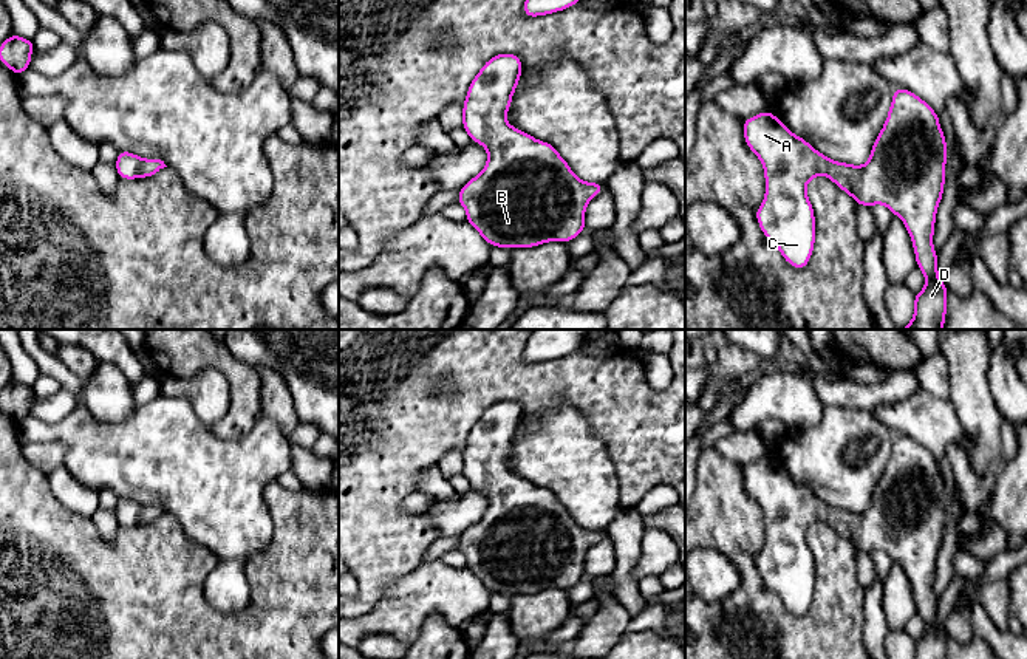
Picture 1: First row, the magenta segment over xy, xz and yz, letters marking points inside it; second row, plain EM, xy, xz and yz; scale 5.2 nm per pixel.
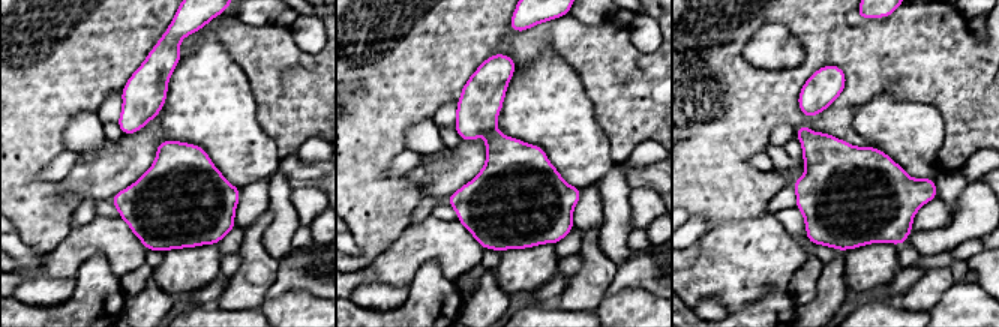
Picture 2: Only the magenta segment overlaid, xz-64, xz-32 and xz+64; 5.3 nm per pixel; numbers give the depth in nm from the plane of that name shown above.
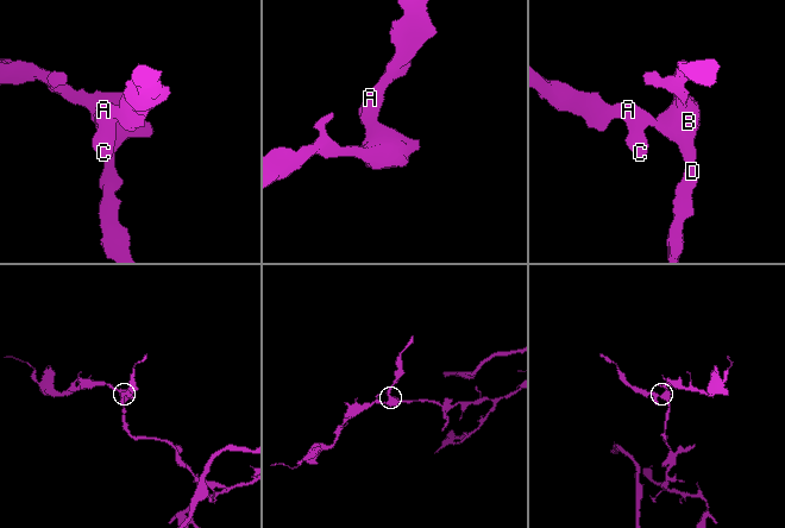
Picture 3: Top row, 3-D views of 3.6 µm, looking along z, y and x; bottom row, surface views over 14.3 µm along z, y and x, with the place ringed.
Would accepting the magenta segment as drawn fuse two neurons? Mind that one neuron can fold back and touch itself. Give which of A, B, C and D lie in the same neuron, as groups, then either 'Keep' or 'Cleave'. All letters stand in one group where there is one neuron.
Groups: A B C D. Keep

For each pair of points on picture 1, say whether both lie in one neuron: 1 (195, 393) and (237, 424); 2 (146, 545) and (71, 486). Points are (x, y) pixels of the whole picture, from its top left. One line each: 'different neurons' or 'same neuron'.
1: different neurons
2: different neurons

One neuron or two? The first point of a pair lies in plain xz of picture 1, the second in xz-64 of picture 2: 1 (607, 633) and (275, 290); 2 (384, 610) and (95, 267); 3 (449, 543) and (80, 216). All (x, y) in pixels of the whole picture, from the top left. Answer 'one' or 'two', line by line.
1: two
2: two
3: one

